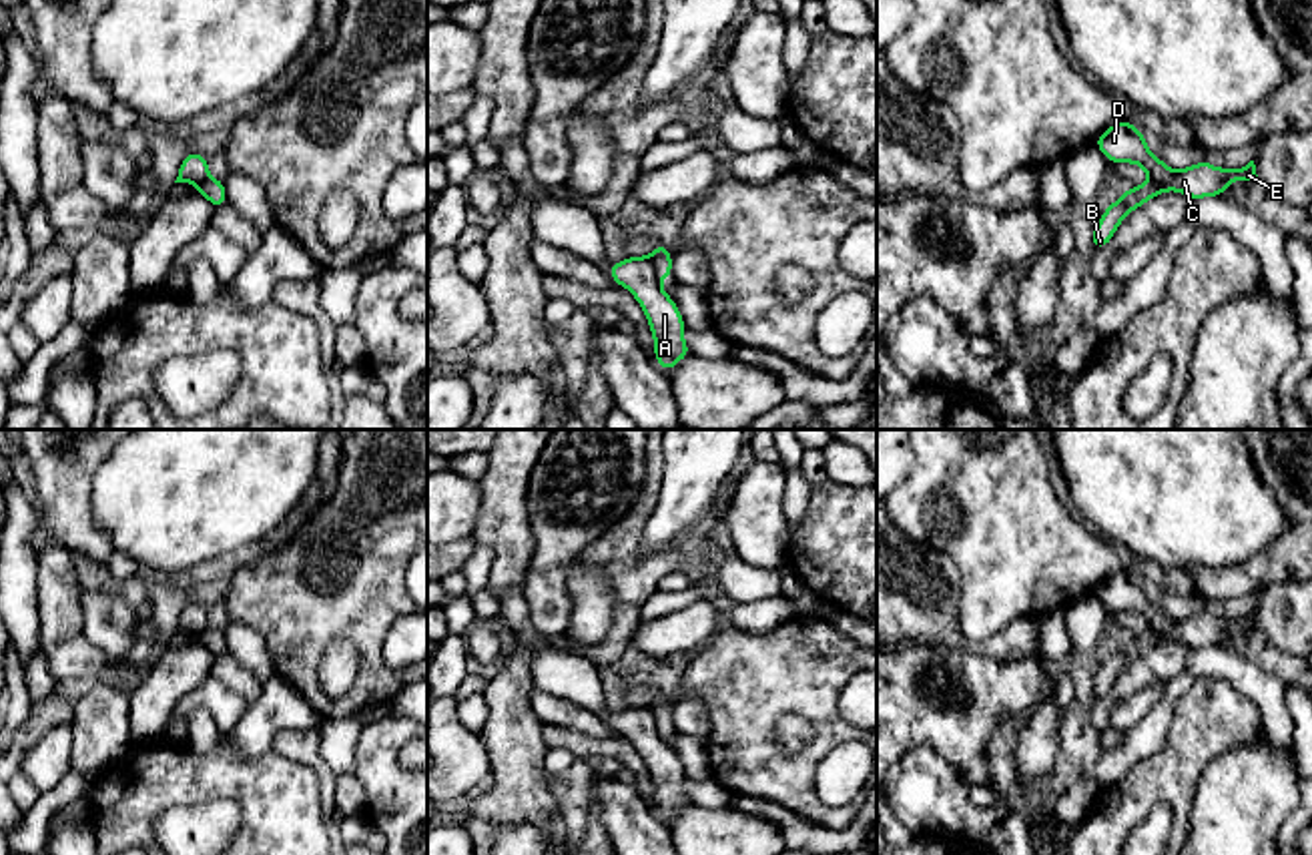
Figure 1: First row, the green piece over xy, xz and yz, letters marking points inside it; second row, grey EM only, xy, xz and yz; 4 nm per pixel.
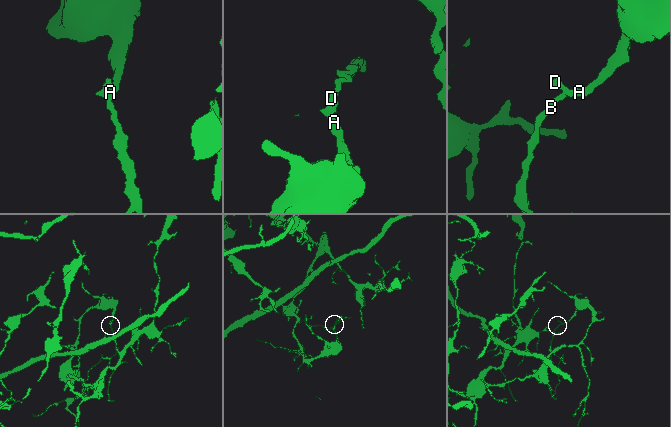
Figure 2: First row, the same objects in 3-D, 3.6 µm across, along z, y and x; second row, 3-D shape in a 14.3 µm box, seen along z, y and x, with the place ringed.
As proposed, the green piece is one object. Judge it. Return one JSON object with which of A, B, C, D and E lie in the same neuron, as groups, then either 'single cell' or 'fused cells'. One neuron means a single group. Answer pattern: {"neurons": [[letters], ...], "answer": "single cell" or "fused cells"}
{"neurons": [["A", "C", "D", "E"], ["B"]], "answer": "fused cells"}

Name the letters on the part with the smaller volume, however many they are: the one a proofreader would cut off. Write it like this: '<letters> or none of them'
B

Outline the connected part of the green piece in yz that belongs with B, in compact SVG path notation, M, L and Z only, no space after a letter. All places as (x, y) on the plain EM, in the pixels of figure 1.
M1154 628L1143 632L1141 636L1129 636L1125 642L1113 650L1109 656L1105 656L1101 668L1097 670L1093 682L1091 682L1091 696L1093 698L1105 698L1121 674L1121 670L1135 660L1137 656L1145 654L1156 644L1166 642L1166 636Z

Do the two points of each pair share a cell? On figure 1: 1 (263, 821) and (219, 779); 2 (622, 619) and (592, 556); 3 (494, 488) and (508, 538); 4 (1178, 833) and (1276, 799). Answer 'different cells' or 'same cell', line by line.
1: same cell
2: same cell
3: same cell
4: different cells

